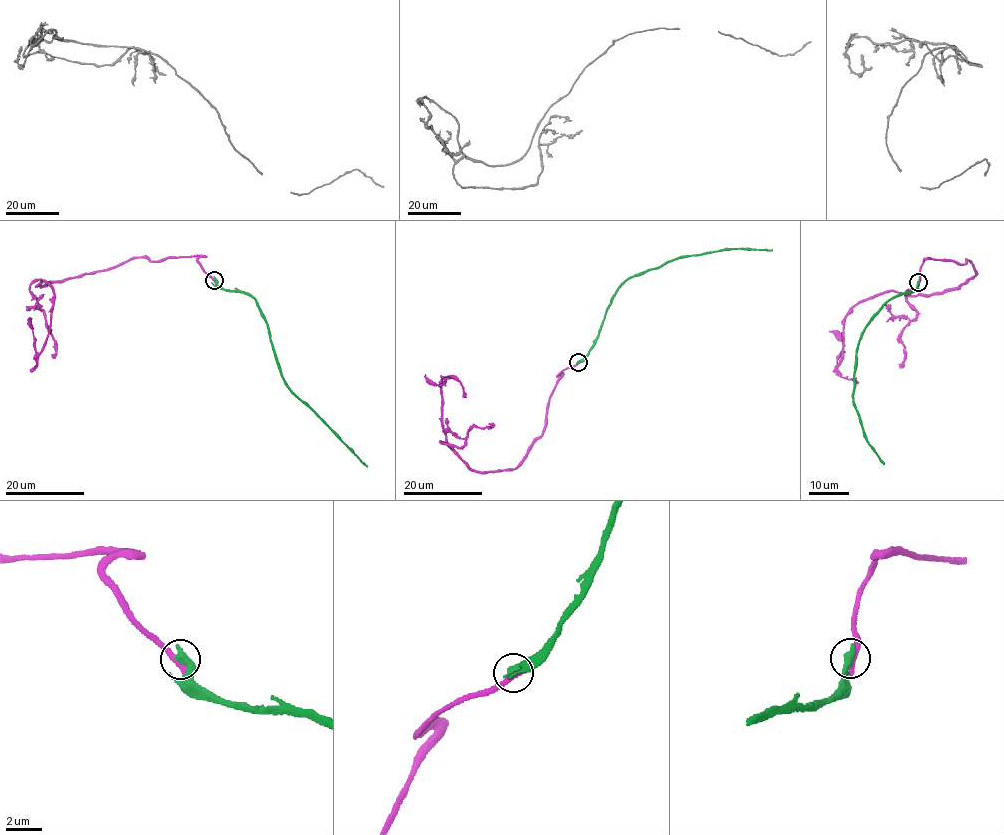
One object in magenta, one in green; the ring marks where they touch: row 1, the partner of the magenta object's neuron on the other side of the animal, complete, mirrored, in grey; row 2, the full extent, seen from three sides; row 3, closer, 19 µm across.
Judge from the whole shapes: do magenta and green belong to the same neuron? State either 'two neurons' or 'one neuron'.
two neurons

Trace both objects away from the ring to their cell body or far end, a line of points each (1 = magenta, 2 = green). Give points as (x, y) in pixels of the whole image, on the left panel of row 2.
1: (214, 279), (200, 256), (129, 258), (36, 285), (46, 280), (54, 289), (48, 337), (38, 352), (30, 318)
2: (214, 279), (225, 289), (253, 296), (267, 323), (271, 346), (289, 390), (367, 467)

